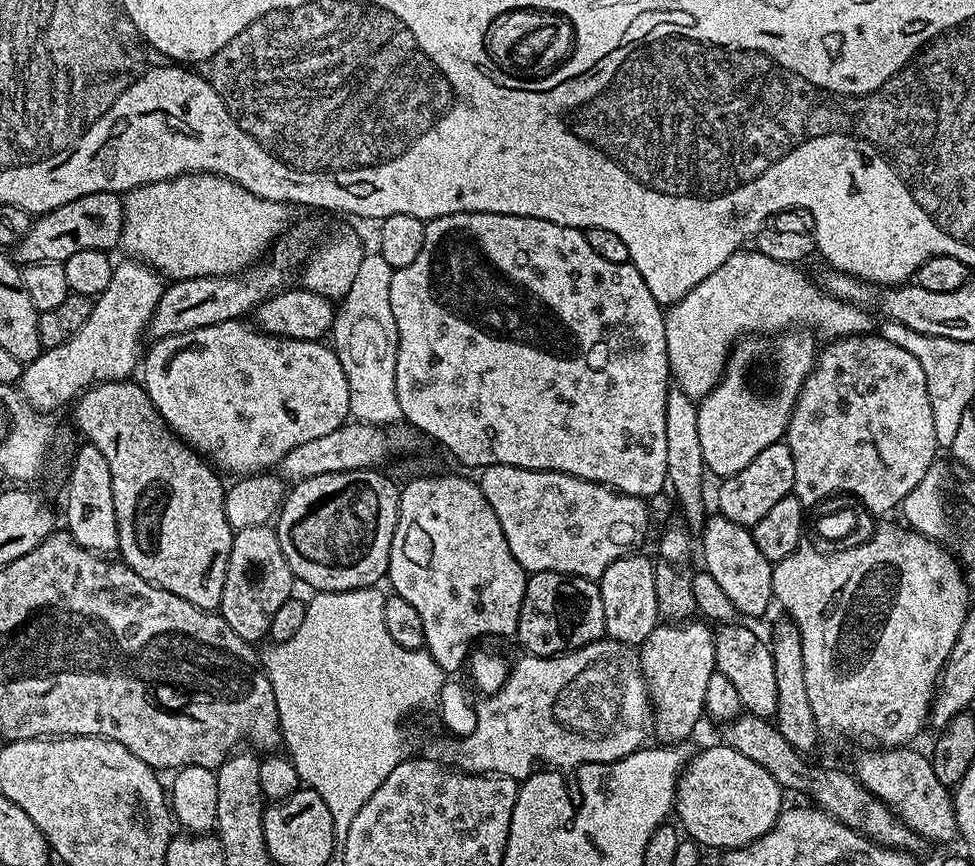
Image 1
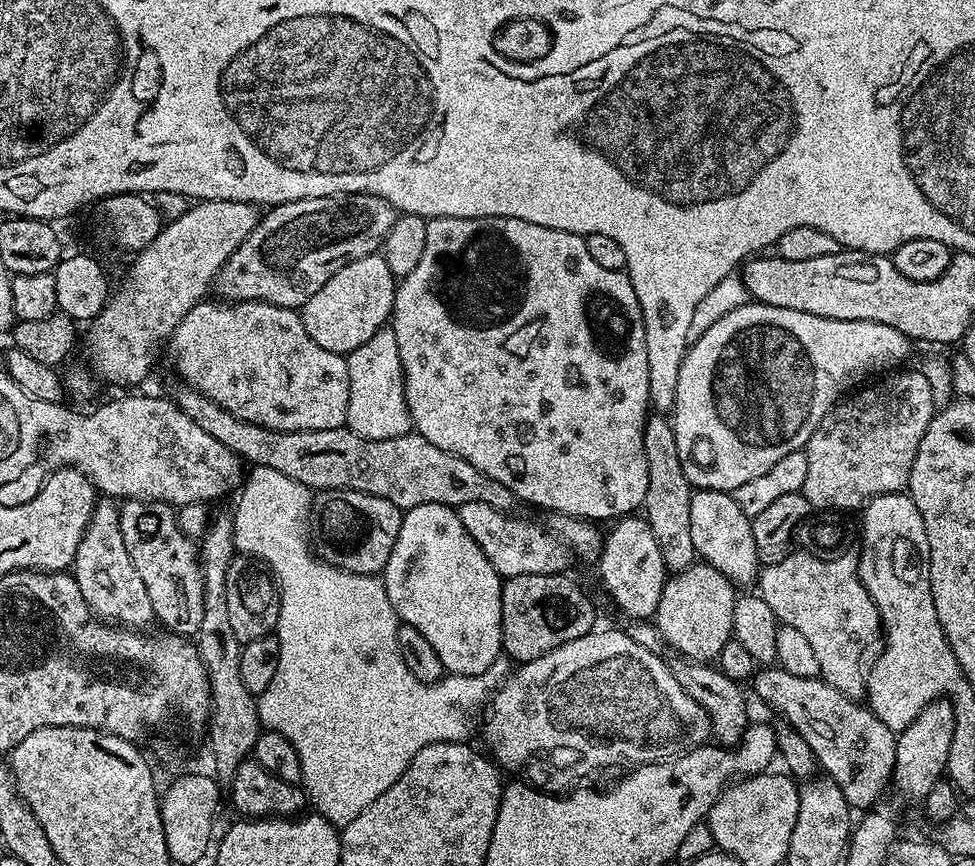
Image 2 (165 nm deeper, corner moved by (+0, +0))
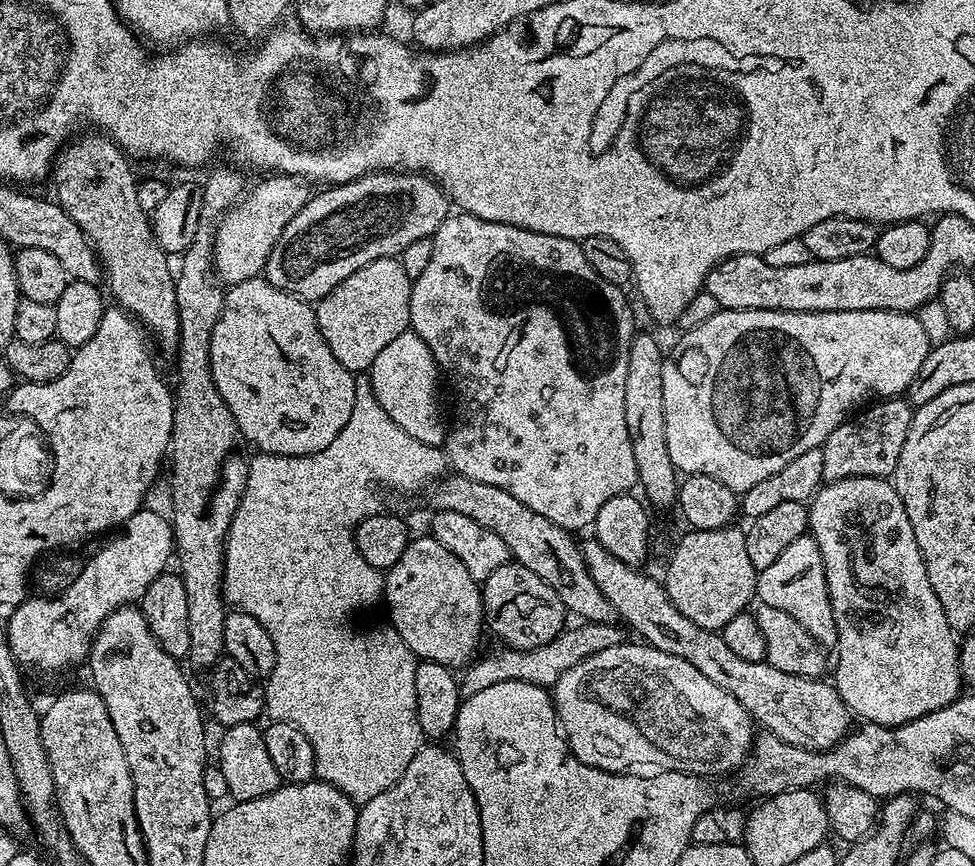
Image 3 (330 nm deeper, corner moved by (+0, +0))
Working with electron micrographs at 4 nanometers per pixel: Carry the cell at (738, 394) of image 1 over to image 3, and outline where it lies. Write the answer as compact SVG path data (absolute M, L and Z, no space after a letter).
M726 308L706 318L706 322L687 329L683 335L684 337L673 346L672 352L670 348L665 355L662 366L662 398L666 402L666 450L670 450L670 462L674 462L677 473L684 476L706 474L706 478L715 478L716 481L722 482L722 486L730 486L730 490L737 494L743 494L746 490L750 490L750 486L770 478L770 474L778 474L778 470L782 470L786 462L798 458L798 454L806 454L806 450L821 447L831 432L861 407L859 404L863 402L864 396L868 402L872 402L877 398L896 398L907 393L910 382L914 382L918 369L922 367L922 362L926 362L926 354L930 347L926 330L922 330L919 315L886 310L841 312L742 310L739 312L733 308Z

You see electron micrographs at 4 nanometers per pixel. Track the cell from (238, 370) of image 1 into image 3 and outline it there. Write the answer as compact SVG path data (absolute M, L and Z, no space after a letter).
M260 276L231 285L225 291L224 308L220 311L220 317L210 334L209 362L212 382L218 390L218 394L226 402L234 422L239 426L241 437L247 443L249 440L261 453L269 456L312 456L315 452L326 450L326 446L330 446L330 442L334 442L334 438L338 438L342 426L346 426L346 422L350 422L350 410L354 410L356 376L350 370L346 370L346 366L342 366L342 362L338 362L338 358L334 358L334 354L330 354L330 346L326 346L326 338L322 338L322 334L318 330L313 305L286 290L278 290L269 280Z

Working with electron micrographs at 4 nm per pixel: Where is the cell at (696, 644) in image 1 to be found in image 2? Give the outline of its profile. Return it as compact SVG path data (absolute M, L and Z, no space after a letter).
M703 562L691 564L686 570L669 575L662 590L662 602L658 602L658 610L654 617L656 628L662 638L679 655L689 656L692 660L705 662L715 661L716 655L726 646L726 642L733 639L732 611L738 592L731 580L728 580L714 566Z

